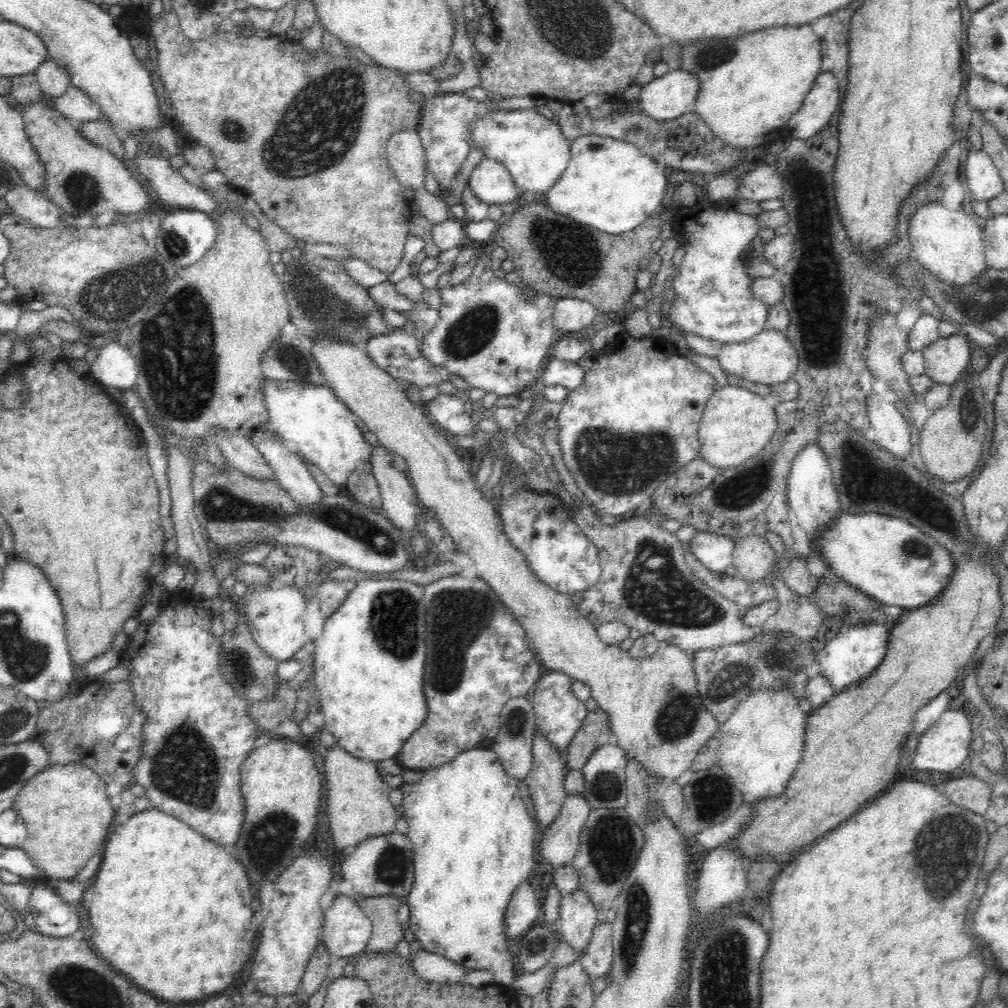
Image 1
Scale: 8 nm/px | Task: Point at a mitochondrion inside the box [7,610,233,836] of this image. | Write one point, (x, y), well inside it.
(183, 766)

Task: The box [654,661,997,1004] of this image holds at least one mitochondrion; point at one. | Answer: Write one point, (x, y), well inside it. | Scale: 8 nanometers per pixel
(937, 833)

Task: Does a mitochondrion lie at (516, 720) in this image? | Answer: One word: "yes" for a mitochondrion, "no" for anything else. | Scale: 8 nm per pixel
yes

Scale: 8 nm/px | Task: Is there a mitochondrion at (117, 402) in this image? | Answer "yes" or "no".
no

